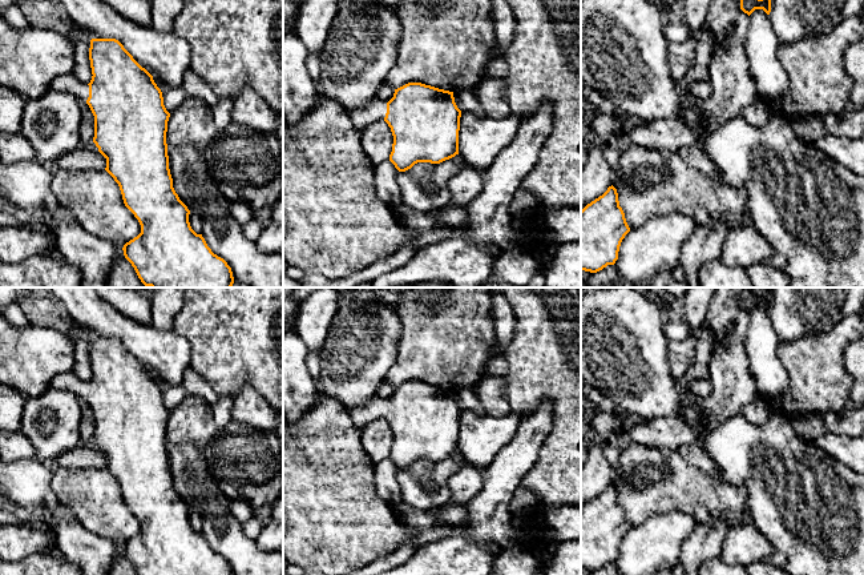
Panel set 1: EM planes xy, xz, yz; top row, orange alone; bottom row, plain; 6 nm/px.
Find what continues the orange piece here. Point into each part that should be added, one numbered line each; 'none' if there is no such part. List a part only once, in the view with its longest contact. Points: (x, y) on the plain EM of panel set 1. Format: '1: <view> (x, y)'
1: xy (68, 381)

